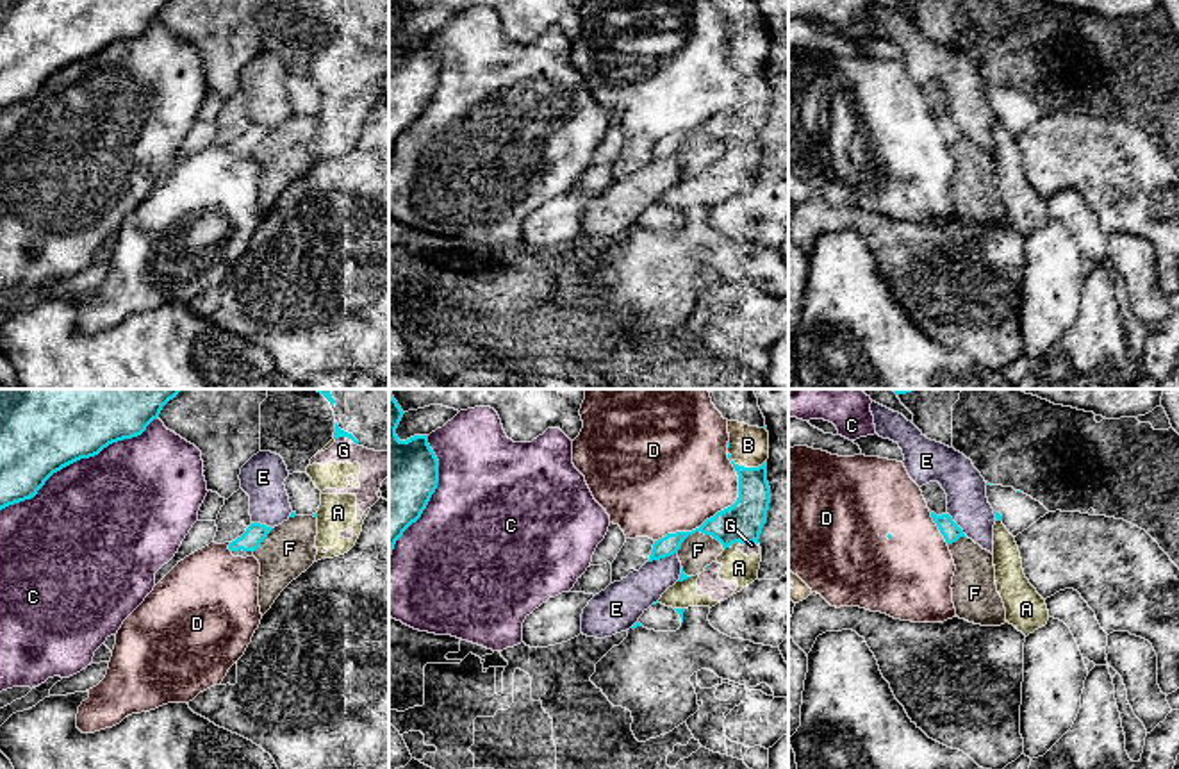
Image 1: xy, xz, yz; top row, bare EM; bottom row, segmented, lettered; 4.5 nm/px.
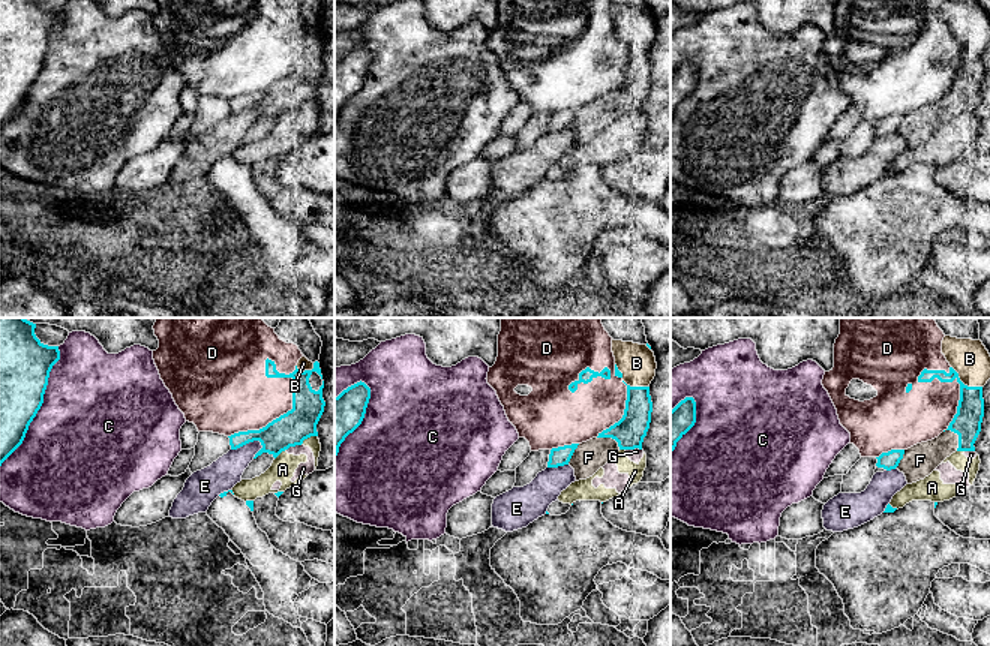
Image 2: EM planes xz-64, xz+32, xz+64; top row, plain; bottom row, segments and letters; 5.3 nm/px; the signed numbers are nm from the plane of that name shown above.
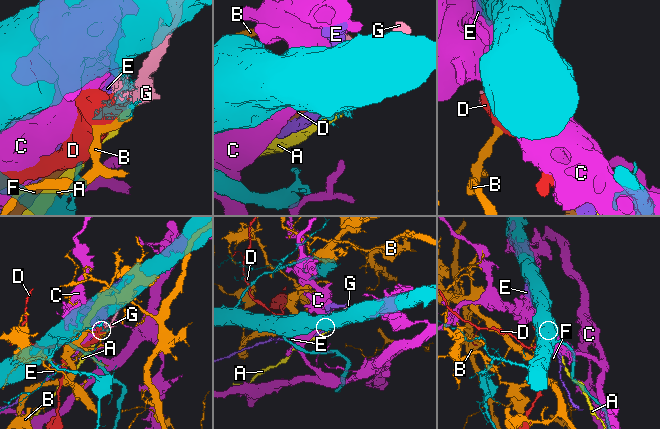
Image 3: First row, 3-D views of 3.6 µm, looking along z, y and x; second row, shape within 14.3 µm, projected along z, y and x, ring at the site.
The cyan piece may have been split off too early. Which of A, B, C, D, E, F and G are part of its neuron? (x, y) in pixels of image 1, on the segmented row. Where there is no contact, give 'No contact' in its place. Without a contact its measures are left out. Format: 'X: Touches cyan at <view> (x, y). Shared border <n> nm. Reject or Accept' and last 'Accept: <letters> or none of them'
A: Touches cyan at xz (733, 543). Shared border 90 nm. Reject
B: Touches cyan at xz (746, 468). Shared border 180 nm. Reject
C: Touches cyan at xy (77, 459). Shared border 850 nm. Reject
D: Touches cyan at xz (717, 512). Shared border 500 nm. Reject
E: Touches cyan at xz (662, 557). Shared border 140 nm. Reject
F: Touches cyan at xz (698, 530). Shared border 220 nm. Reject
G: Touches cyan at xz (750, 541). Shared border 60 nm. Reject
Accept: none of them

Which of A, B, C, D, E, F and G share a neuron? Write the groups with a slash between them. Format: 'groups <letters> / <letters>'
groups A G / B / C / D / E / F

